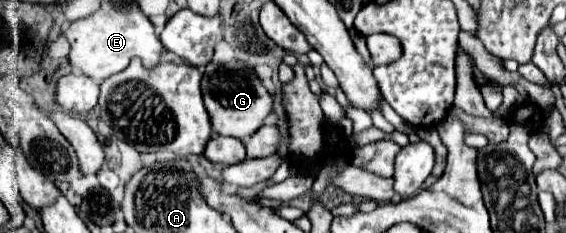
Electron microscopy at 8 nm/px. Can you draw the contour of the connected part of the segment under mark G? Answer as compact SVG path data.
M231 60L229 64L209 62L205 66L201 90L203 90L205 108L211 116L213 132L223 134L223 136L233 136L239 140L249 138L263 126L263 120L273 110L273 96L261 84L255 70L239 60Z

